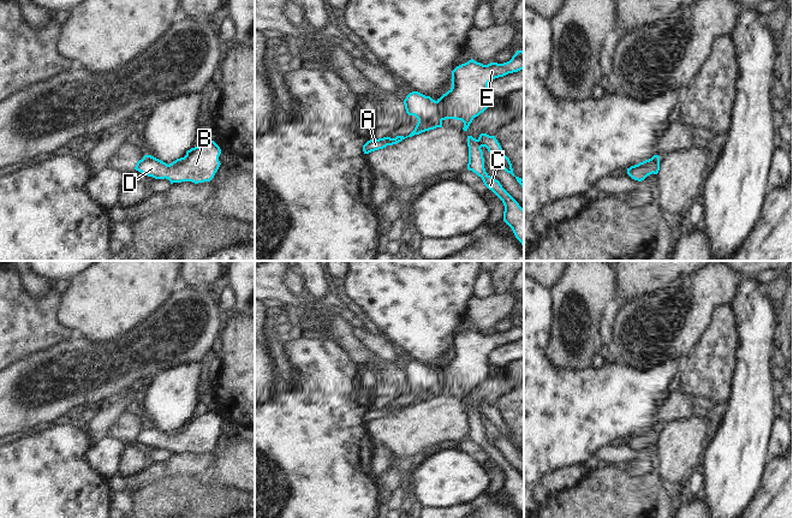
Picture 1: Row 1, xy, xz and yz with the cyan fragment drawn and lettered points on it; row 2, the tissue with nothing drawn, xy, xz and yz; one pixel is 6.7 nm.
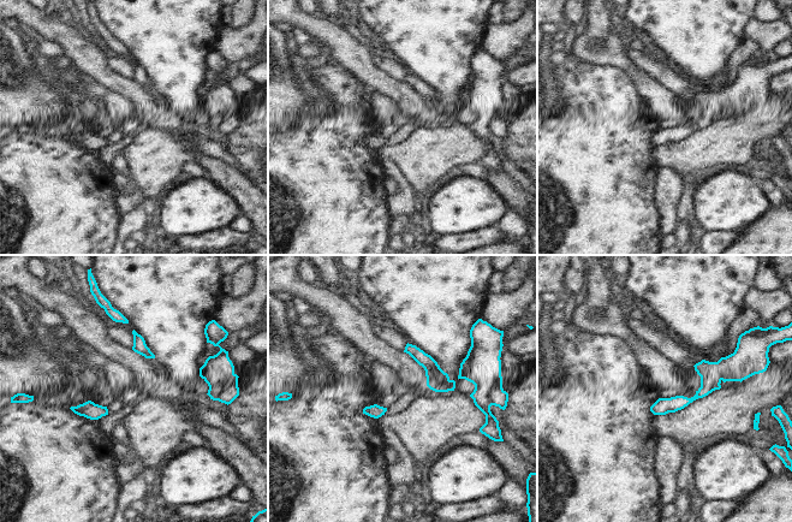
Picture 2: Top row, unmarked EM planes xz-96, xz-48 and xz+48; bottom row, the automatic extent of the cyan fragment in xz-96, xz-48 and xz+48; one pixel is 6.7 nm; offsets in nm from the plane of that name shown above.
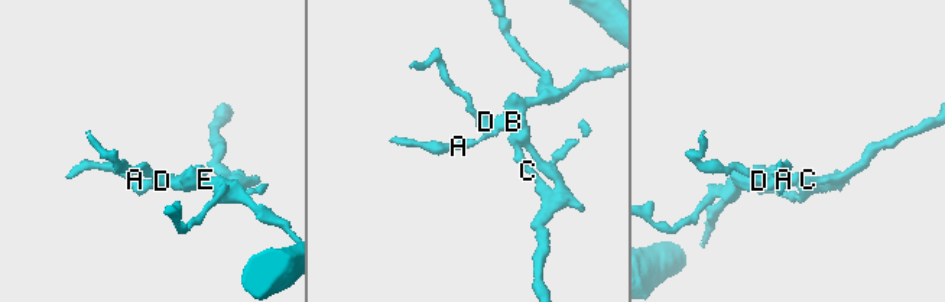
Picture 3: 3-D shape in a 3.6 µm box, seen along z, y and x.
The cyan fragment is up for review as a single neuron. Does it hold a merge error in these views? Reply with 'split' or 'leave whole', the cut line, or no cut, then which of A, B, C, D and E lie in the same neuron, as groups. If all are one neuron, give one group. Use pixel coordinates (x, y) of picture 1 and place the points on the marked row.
leave whole; cut none; groups A B C D E

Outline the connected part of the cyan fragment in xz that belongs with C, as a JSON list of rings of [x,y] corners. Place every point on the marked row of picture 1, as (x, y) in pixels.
[[[481,133],[476,139],[472,136],[467,136],[469,147],[469,163],[467,169],[476,173],[482,178],[484,185],[491,190],[503,203],[503,221],[512,228],[515,238],[524,246],[524,209],[519,203],[502,187],[499,180],[490,177],[484,168],[484,157],[482,147],[485,147],[490,154],[500,163],[500,168],[503,168],[507,173],[511,173],[517,181],[521,185],[524,190],[524,179],[515,177],[513,173],[512,163],[509,159],[505,155],[500,143],[495,136],[489,136],[487,133]]]

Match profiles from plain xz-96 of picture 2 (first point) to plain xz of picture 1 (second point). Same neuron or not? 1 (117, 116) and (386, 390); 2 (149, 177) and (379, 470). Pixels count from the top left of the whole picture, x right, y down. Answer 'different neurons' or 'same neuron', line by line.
1: different neurons
2: different neurons

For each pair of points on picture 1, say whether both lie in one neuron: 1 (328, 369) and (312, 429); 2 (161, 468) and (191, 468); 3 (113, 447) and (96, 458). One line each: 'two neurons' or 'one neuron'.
1: one neuron
2: one neuron
3: one neuron

